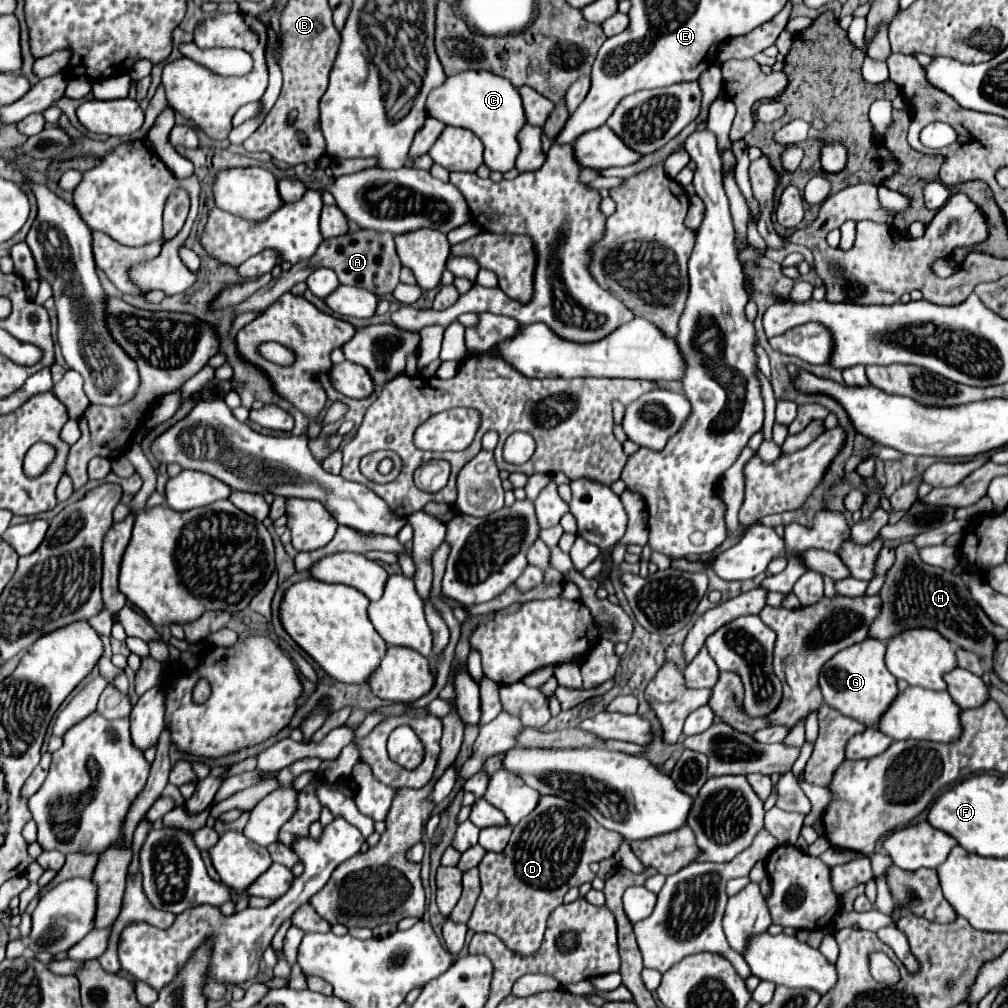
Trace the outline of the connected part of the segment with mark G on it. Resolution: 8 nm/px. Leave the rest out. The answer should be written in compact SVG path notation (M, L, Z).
M867 637L861 643L855 643L837 655L833 655L819 673L819 687L823 693L823 701L833 709L841 711L847 717L853 717L867 727L875 727L879 717L885 713L887 705L897 697L897 679L885 669L885 643Z

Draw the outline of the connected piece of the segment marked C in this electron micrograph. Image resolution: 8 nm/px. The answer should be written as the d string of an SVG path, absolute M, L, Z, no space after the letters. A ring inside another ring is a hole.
M463 71L449 75L443 85L433 89L425 103L427 115L443 121L451 127L465 127L473 131L485 145L485 165L491 171L509 171L515 167L519 153L517 133L525 125L525 113L517 89L495 73L487 71Z

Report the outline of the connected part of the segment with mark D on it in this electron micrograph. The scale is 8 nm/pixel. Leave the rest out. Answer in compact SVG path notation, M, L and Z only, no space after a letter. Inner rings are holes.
M553 795L541 797L539 805L523 821L519 821L519 825L513 827L509 845L501 853L489 851L481 859L479 863L481 895L475 903L475 909L471 913L467 927L475 933L487 931L497 935L511 951L517 951L521 955L535 953L543 941L545 921L553 913L553 909L557 909L563 903L565 893L571 887L579 887L591 881L595 875L591 873L589 865L613 857L621 843L623 843L623 837L619 833L603 829L585 809L579 809L579 805L563 801Z

